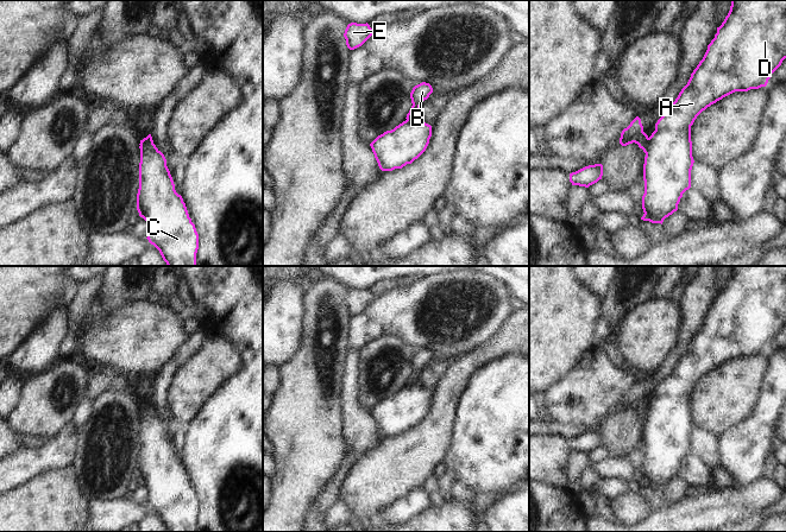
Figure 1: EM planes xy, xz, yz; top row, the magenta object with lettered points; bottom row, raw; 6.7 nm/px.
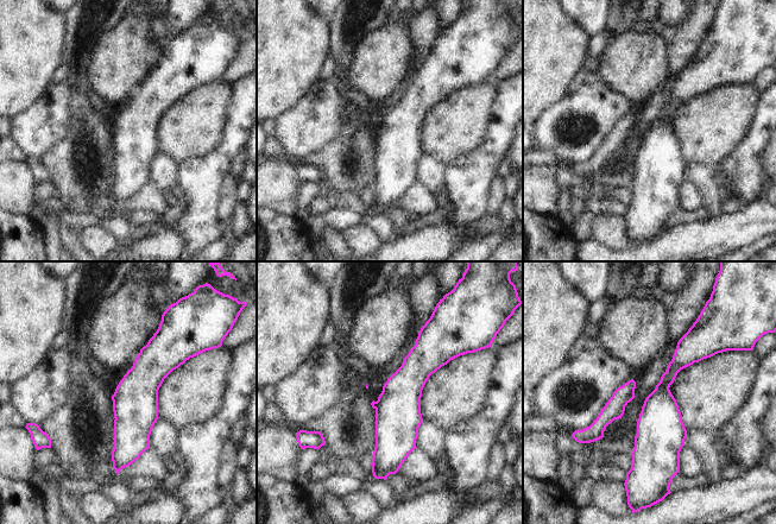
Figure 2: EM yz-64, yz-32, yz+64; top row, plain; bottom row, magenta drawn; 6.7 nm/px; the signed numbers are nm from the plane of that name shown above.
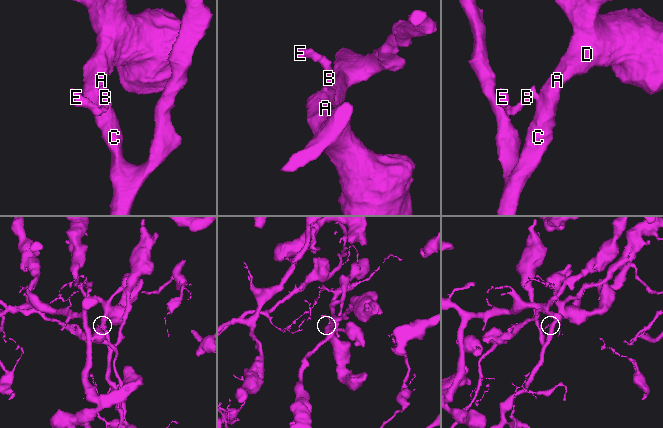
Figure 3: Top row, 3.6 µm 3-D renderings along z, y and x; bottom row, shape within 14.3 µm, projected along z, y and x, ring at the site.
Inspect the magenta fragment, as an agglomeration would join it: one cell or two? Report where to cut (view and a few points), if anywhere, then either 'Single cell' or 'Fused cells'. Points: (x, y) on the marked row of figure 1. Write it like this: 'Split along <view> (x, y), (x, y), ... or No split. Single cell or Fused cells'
Split along yz (648, 138), (648, 150), (646, 153). Fused cells.

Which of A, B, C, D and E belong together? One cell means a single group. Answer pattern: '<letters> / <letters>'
A C D / B E

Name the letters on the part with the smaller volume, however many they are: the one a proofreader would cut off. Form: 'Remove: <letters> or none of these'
Remove: B, E

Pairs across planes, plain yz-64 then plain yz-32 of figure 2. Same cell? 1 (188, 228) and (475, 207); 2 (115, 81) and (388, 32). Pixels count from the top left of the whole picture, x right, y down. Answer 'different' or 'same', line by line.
1: same
2: same

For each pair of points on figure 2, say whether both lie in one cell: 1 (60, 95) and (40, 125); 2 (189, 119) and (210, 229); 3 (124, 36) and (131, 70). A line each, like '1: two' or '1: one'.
1: one
2: two
3: one

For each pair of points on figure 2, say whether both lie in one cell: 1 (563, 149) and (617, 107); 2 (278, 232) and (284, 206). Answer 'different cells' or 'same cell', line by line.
1: same cell
2: different cells

